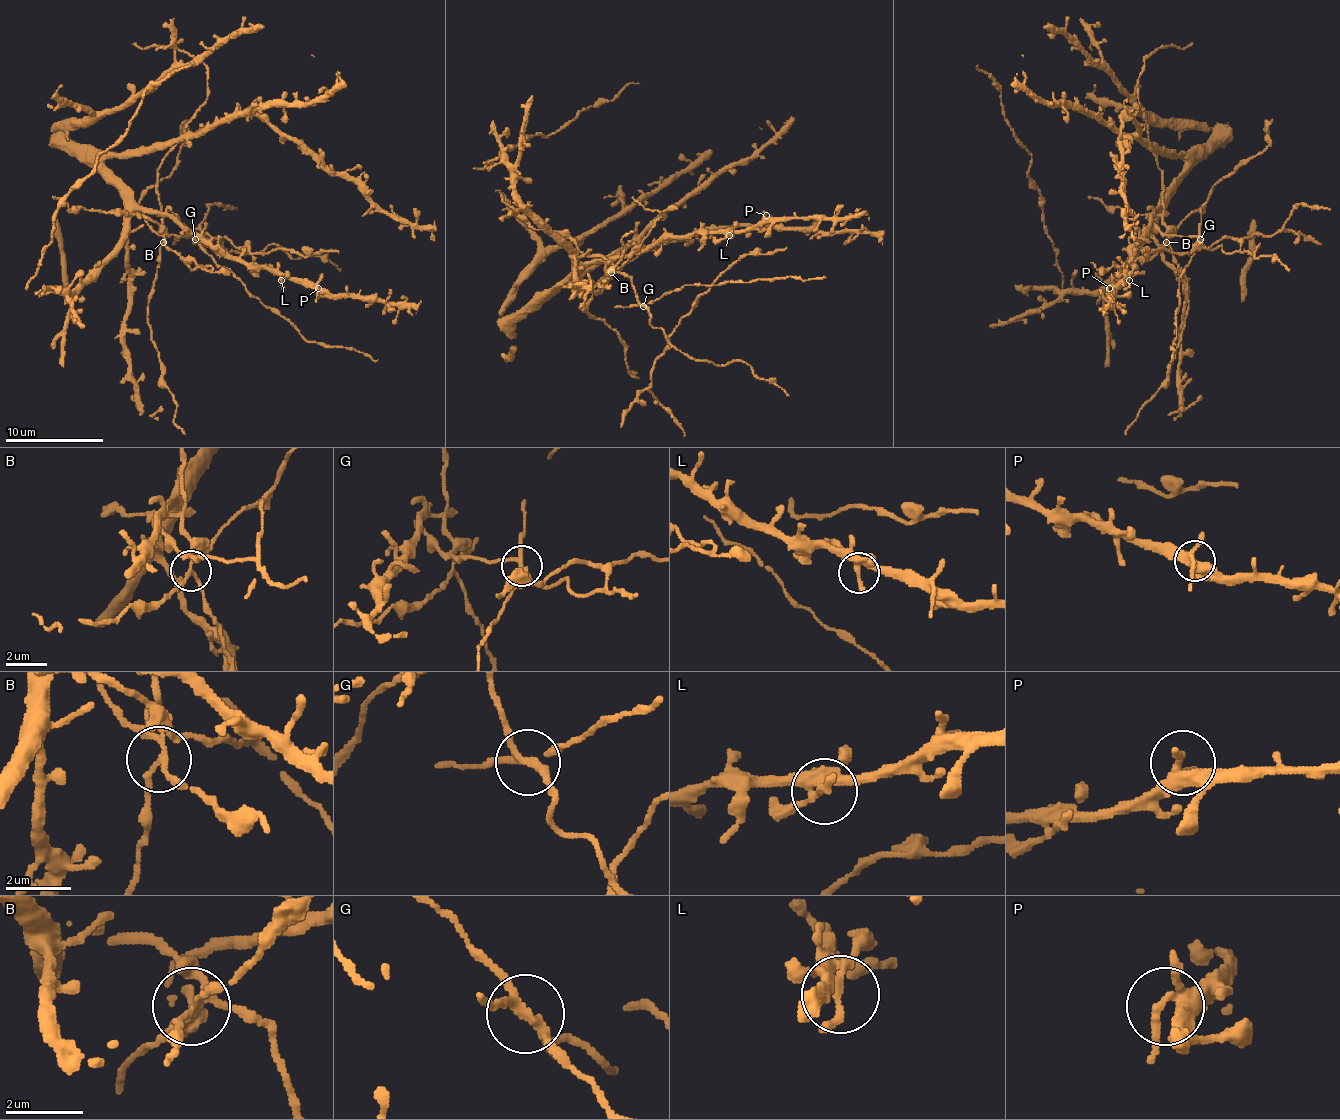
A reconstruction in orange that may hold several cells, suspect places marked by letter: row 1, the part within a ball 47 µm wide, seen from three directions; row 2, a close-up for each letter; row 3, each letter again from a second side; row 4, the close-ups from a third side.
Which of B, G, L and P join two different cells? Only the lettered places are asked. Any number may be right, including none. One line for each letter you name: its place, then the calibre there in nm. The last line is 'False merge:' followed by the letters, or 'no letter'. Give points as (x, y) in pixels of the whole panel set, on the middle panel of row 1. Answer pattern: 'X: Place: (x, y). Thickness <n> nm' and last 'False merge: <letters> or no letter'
B: Place: (611, 272). Thickness 150 nm
G: Place: (643, 306). Thickness 220 nm
False merge: B, G

